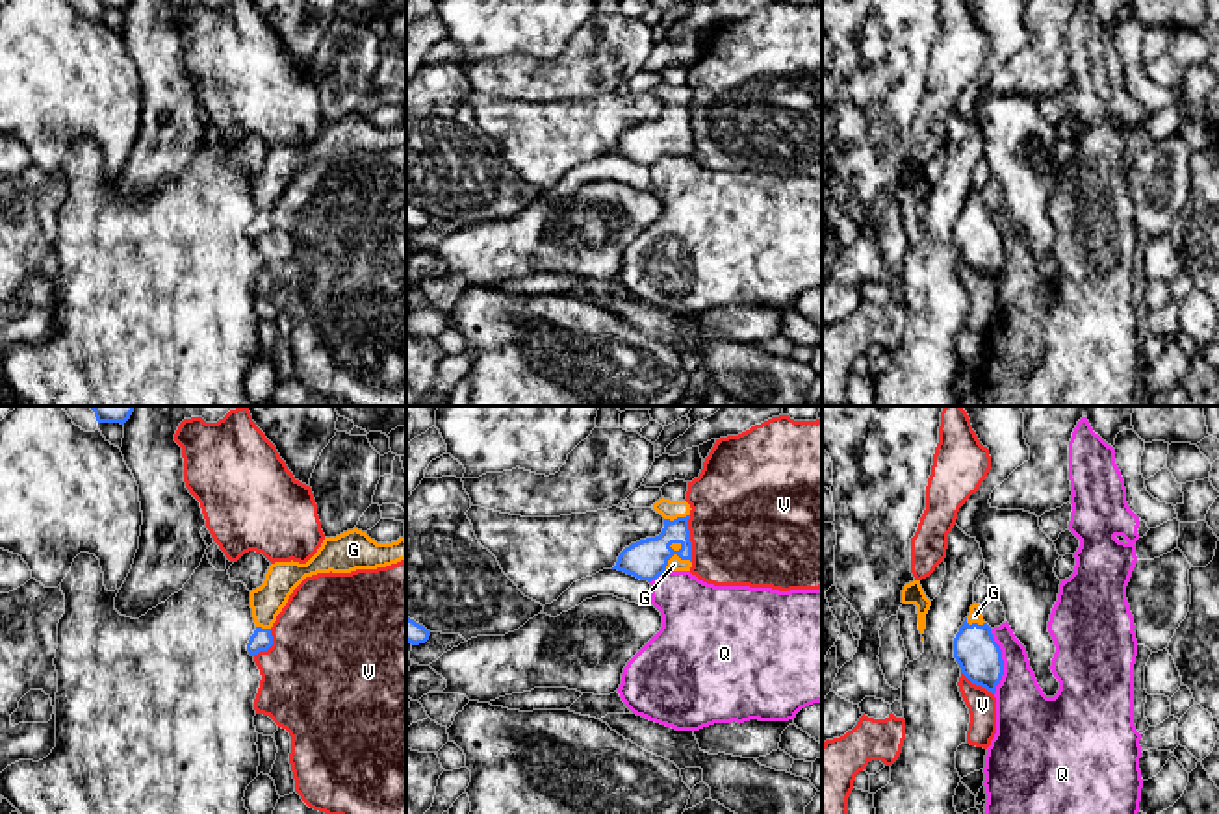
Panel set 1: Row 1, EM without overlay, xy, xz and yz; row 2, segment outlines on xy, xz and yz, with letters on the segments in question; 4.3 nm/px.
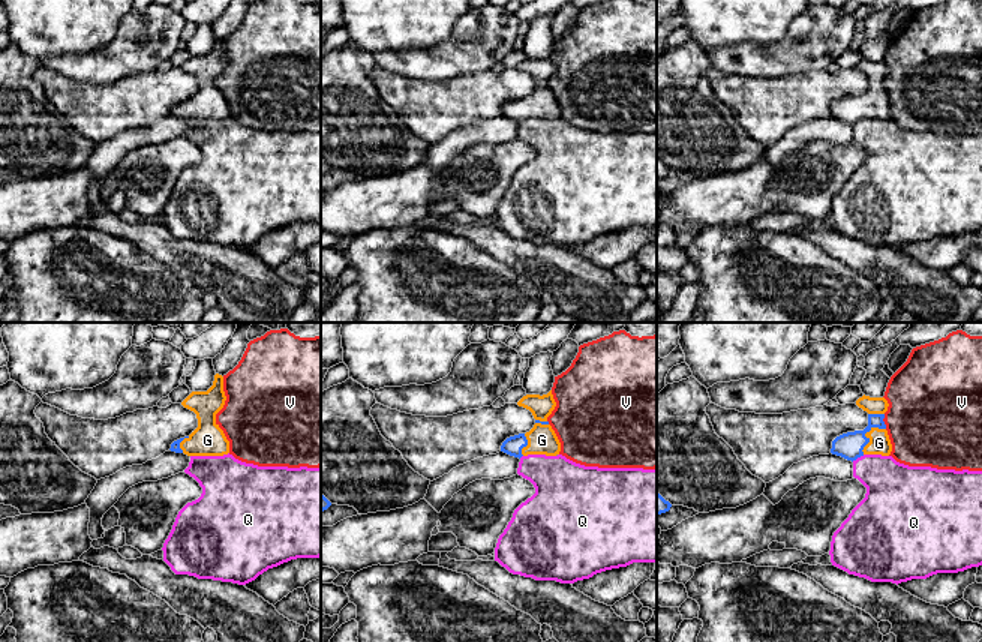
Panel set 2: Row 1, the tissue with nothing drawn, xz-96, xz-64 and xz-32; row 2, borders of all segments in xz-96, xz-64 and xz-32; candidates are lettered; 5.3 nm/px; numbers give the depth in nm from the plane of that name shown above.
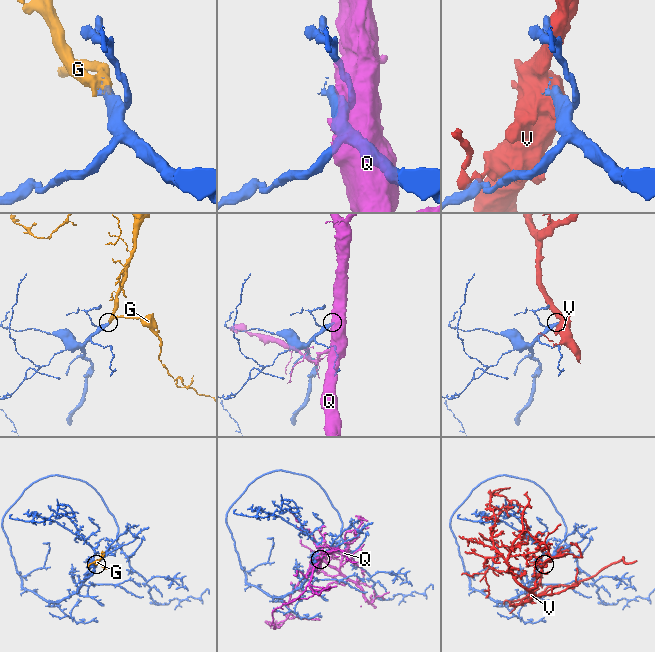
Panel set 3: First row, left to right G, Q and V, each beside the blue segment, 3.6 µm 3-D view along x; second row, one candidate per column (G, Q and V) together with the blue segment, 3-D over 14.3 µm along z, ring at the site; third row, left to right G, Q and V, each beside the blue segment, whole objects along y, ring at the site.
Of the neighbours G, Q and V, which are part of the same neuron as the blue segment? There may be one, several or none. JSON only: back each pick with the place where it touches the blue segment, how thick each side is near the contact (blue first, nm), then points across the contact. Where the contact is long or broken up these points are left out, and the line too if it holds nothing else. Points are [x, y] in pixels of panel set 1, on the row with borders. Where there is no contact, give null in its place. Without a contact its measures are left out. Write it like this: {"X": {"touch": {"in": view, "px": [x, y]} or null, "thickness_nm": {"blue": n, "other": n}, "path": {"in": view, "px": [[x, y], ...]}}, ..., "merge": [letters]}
{"G": {"touch": {"in": "xz", "px": [672, 555]}, "thickness_nm": {"blue": 170, "other": 60}, "path": {"in": "xz", "px": [[646, 559], [672, 555], [674, 564]]}}, "merge": ["G"]}

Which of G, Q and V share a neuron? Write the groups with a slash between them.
G / Q / V

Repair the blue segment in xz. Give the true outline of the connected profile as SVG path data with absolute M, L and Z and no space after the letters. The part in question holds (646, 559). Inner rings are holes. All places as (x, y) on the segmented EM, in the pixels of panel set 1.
M662 497L653 510L664 517L662 532L625 547L612 567L648 582L666 571L690 571L692 567L690 504Z

